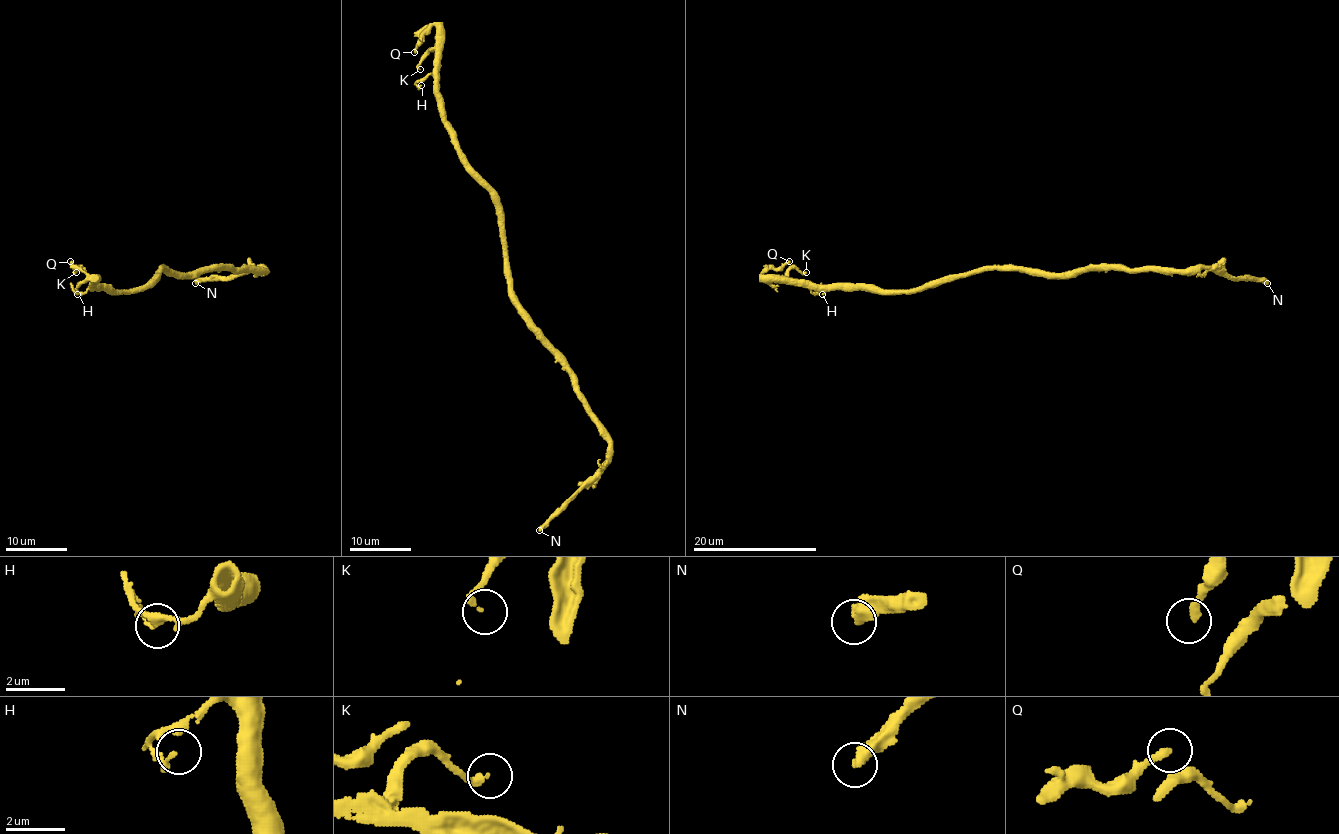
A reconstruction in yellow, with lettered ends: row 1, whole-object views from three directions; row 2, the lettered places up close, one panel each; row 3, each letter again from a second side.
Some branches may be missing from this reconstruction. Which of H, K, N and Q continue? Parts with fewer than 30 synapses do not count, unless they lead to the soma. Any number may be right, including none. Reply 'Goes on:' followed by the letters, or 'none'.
Goes on: N

